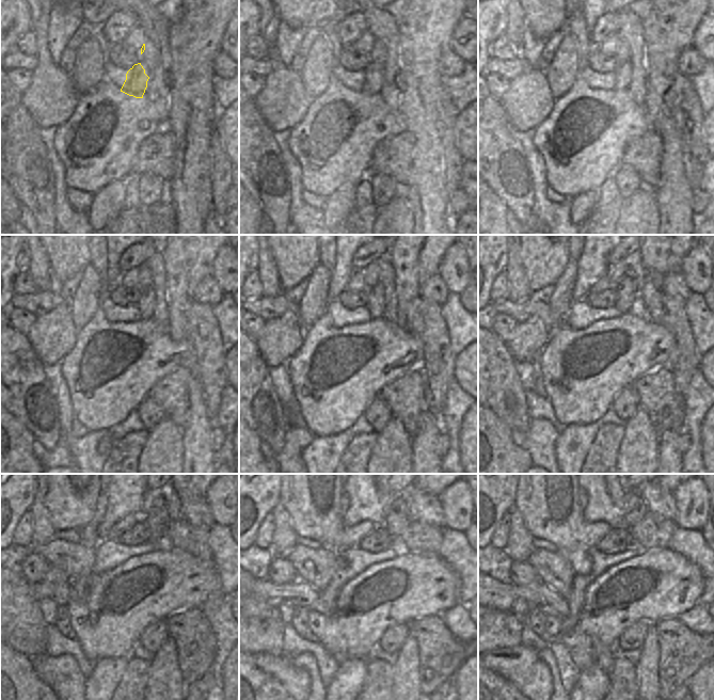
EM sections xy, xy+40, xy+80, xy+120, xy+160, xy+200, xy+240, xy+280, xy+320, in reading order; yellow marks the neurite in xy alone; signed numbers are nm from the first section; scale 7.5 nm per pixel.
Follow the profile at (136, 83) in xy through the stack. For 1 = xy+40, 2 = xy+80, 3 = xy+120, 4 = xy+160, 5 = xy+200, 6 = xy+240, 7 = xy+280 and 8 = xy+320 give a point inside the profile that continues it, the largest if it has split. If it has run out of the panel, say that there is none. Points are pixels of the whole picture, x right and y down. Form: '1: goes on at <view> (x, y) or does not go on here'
1: goes on at xy+40 (377, 76)
2: goes on at xy+80 (623, 67)
3: goes on at xy+120 (146, 303)
4: goes on at xy+160 (386, 288)
5: goes on at xy+200 (629, 289)
6: goes on at xy+240 (155, 520)
7: goes on at xy+280 (397, 518)
8: goes on at xy+320 (634, 507)

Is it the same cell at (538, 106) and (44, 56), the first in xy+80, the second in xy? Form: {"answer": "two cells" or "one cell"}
{"answer": "one cell"}

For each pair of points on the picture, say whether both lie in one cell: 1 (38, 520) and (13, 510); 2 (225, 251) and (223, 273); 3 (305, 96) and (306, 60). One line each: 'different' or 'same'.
1: different
2: same
3: different

